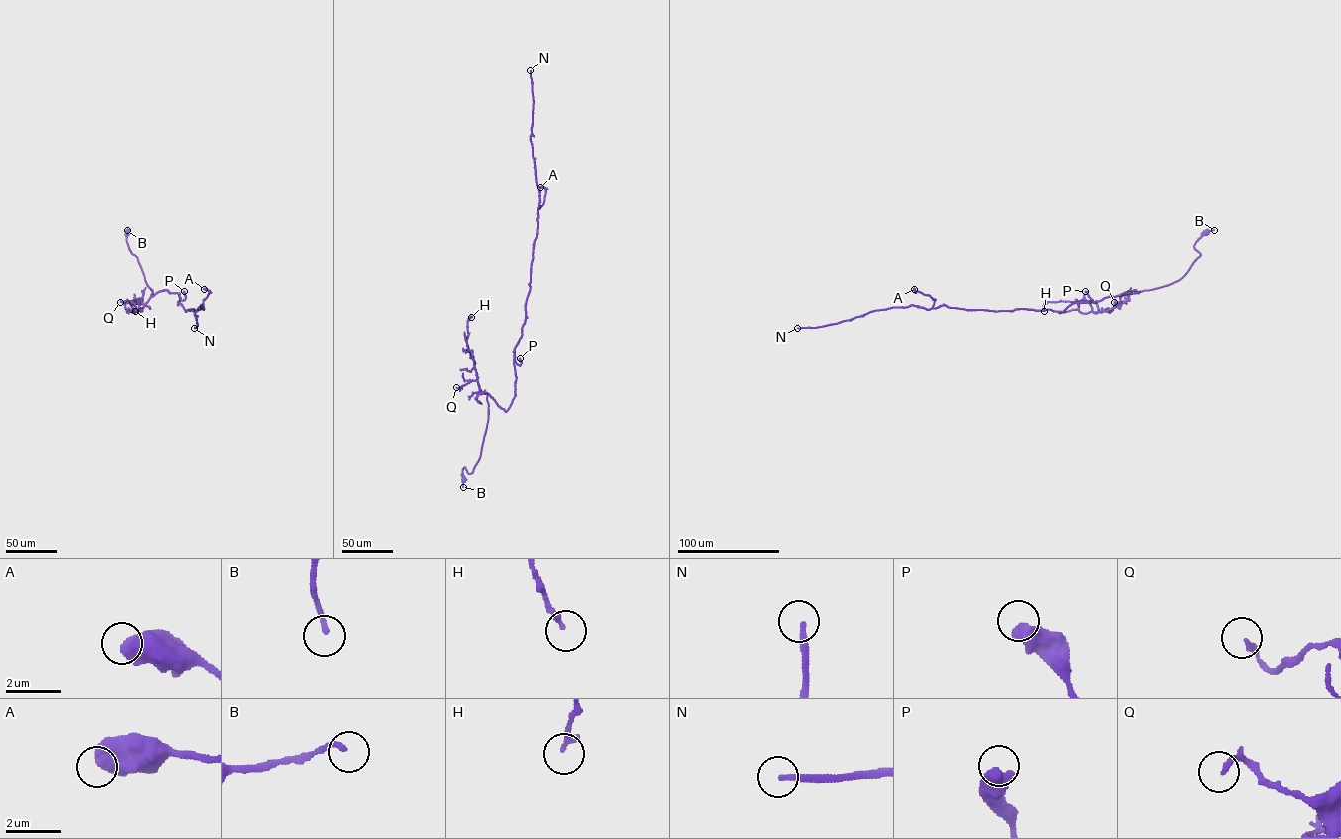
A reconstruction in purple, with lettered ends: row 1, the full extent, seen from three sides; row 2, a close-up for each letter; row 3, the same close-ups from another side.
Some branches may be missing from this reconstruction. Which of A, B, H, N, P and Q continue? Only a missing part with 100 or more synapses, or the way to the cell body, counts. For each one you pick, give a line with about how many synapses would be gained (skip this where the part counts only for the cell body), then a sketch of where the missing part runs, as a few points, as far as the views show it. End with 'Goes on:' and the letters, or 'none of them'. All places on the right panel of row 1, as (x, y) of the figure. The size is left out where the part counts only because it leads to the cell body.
N: Roughly 130 synapses
Goes on: N

